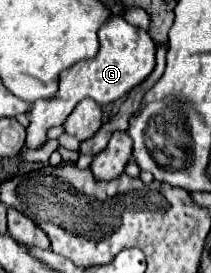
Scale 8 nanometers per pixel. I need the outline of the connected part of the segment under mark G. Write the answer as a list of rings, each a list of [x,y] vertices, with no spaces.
[[[110,16],[110,20],[106,20],[106,26],[102,26],[98,30],[98,38],[100,38],[100,52],[94,58],[90,58],[86,62],[80,60],[78,64],[74,64],[66,72],[62,72],[58,94],[50,100],[38,100],[32,106],[30,116],[28,116],[30,124],[26,128],[24,150],[40,148],[46,142],[48,130],[54,126],[62,126],[64,120],[70,116],[70,112],[82,98],[90,96],[100,106],[116,102],[118,98],[126,96],[134,86],[142,84],[154,70],[156,46],[152,46],[152,38],[148,36],[146,30],[134,28],[122,16]]]

